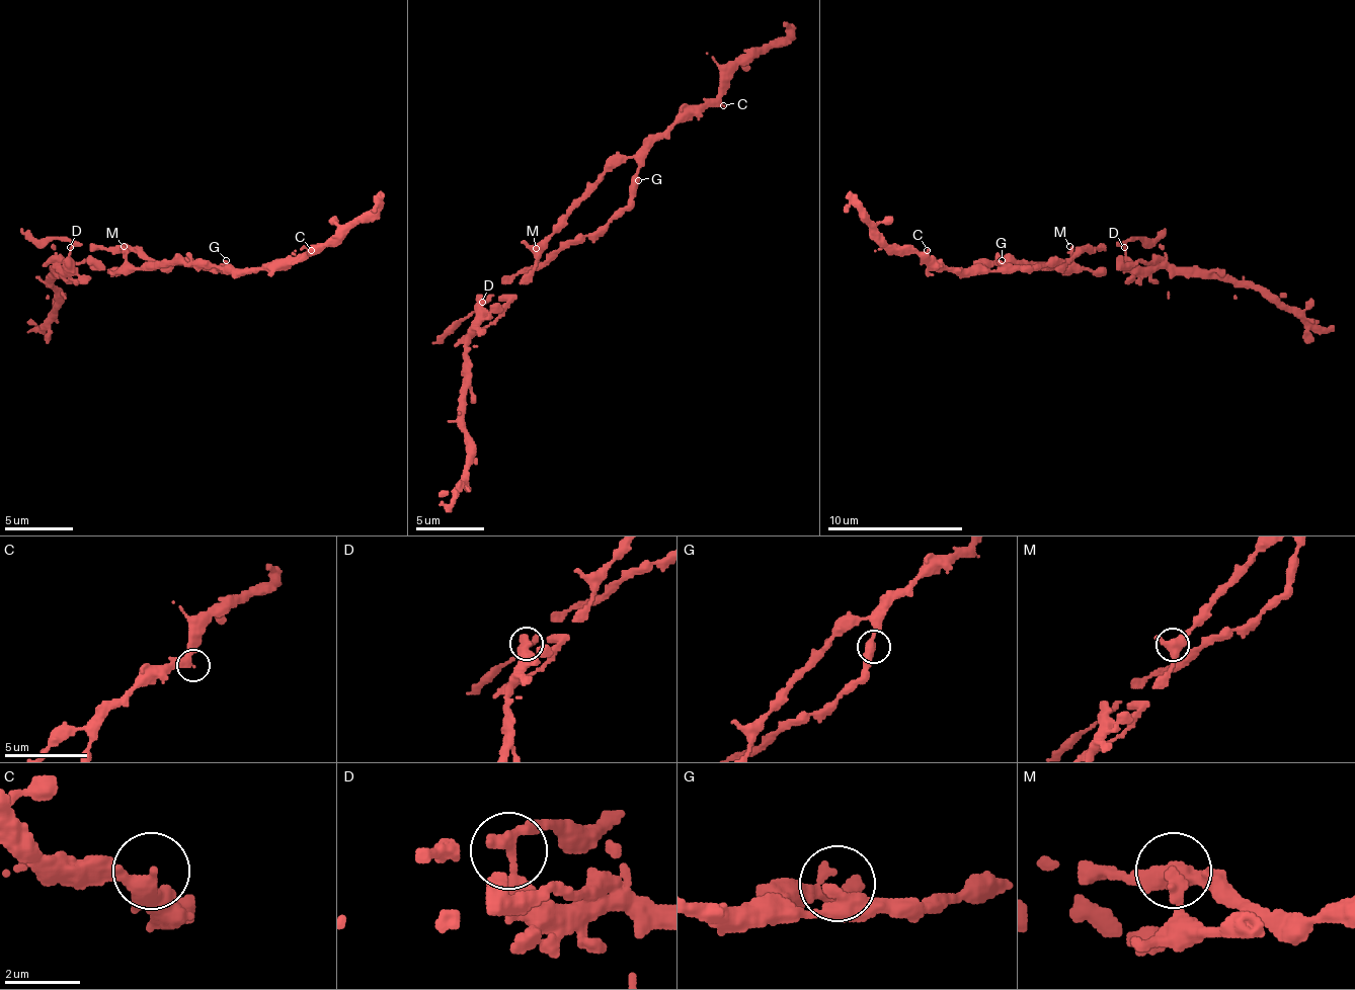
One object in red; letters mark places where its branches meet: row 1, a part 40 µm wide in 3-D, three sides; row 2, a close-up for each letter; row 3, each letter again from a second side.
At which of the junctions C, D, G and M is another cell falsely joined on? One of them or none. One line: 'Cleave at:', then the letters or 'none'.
Cleave at: D

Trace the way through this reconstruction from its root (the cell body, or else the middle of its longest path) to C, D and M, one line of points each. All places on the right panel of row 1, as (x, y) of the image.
C: (1049, 270), (1043, 267), (1022, 267), (1019, 263), (981, 263), (968, 270), (947, 270), (927, 250)
D: (1049, 270), (1121, 270), (1138, 260), (1148, 263), (1138, 267), (1124, 253), (1124, 246)
M: (1049, 270), (1063, 270), (1073, 260), (1069, 246)

